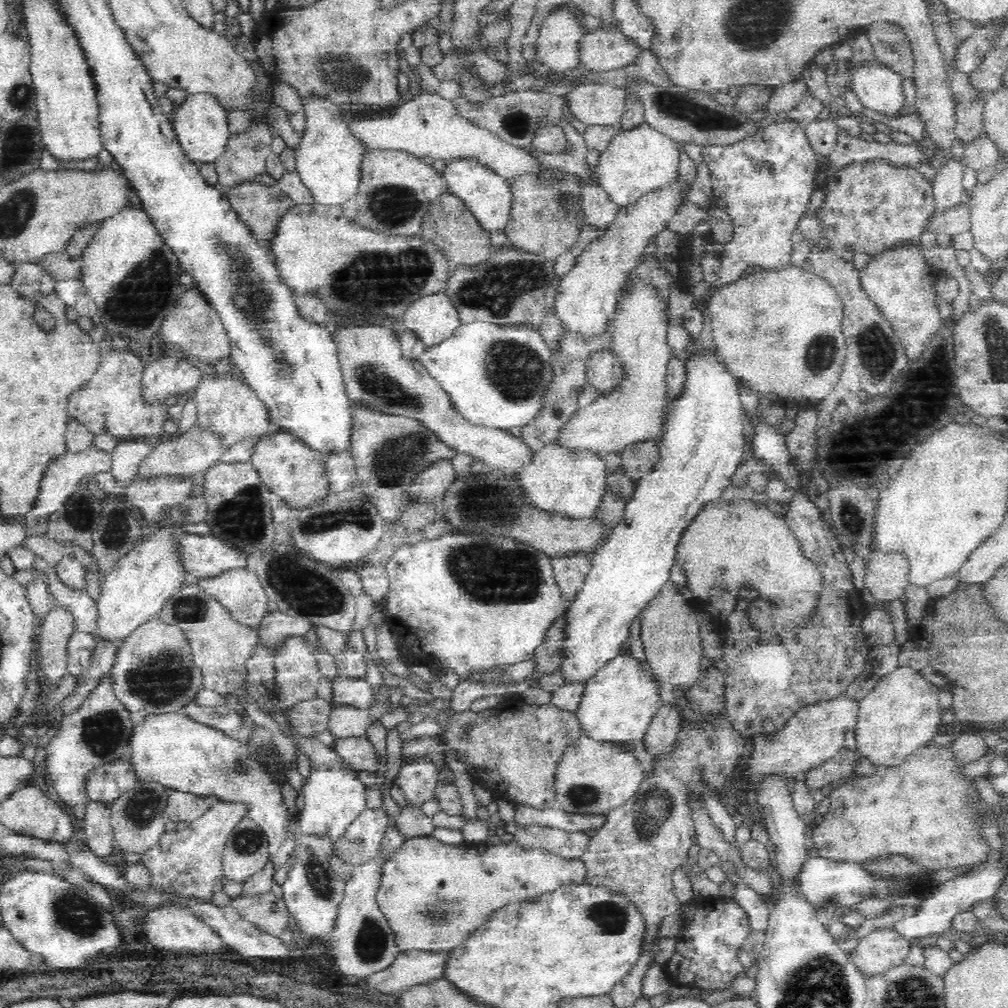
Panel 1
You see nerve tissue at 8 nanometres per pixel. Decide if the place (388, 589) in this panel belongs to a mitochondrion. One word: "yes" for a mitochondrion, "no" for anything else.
no

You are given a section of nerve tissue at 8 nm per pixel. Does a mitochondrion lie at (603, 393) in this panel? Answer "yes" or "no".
no

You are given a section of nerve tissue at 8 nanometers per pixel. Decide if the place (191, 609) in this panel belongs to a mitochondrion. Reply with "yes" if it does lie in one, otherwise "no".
yes

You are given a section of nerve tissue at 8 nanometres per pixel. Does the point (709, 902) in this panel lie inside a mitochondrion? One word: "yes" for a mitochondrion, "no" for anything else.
no

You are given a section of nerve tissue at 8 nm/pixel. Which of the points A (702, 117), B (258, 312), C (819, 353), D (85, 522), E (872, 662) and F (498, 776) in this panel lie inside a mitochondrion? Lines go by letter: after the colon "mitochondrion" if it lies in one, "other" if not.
A: mitochondrion
B: mitochondrion
C: mitochondrion
D: mitochondrion
E: other
F: other

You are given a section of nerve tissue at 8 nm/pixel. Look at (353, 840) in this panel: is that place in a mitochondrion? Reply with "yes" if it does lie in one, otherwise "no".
yes

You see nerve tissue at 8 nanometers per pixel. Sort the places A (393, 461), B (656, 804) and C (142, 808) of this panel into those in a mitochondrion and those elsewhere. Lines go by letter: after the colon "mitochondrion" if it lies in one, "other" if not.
A: mitochondrion
B: mitochondrion
C: mitochondrion

